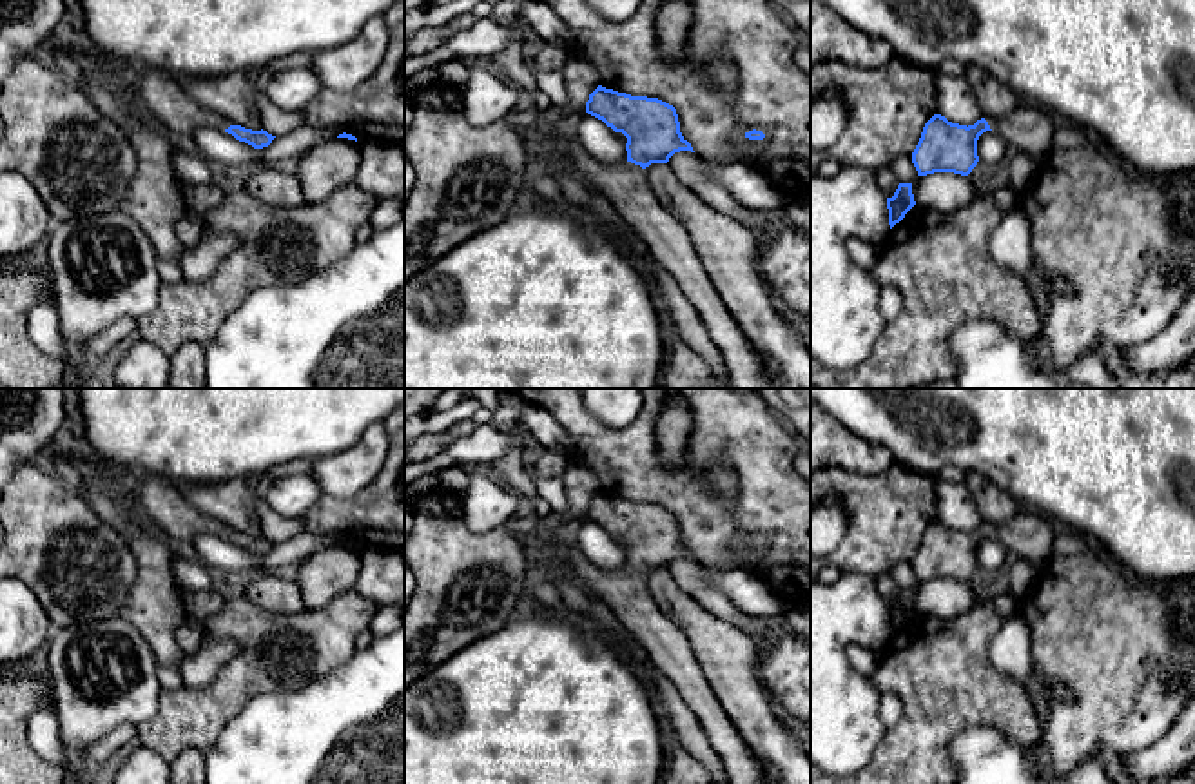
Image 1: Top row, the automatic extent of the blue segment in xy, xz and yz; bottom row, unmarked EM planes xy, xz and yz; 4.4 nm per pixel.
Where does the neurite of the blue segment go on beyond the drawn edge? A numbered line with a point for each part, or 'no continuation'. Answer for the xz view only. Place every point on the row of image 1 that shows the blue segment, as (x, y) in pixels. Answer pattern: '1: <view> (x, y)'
1: xz (624, 186)

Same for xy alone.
1: xy (167, 104)

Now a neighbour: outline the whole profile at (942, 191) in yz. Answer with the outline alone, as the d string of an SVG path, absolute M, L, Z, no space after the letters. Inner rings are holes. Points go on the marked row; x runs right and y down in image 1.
M934 172L918 176L912 183L912 194L916 205L948 214L968 205L977 191L968 176Z

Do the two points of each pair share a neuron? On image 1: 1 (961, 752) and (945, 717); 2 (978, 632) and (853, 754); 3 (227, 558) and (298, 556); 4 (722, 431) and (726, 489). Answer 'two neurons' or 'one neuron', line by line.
1: two neurons
2: two neurons
3: one neuron
4: two neurons

